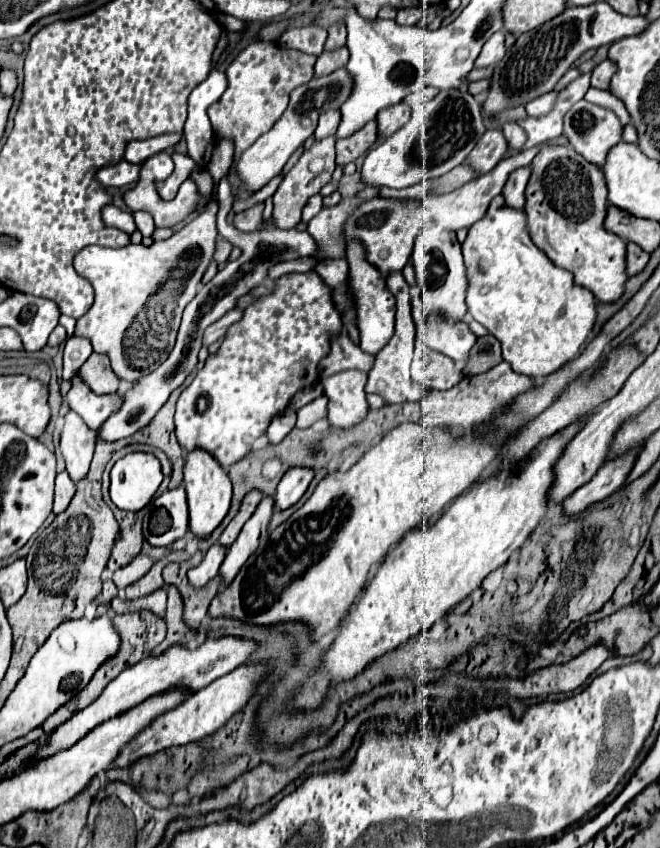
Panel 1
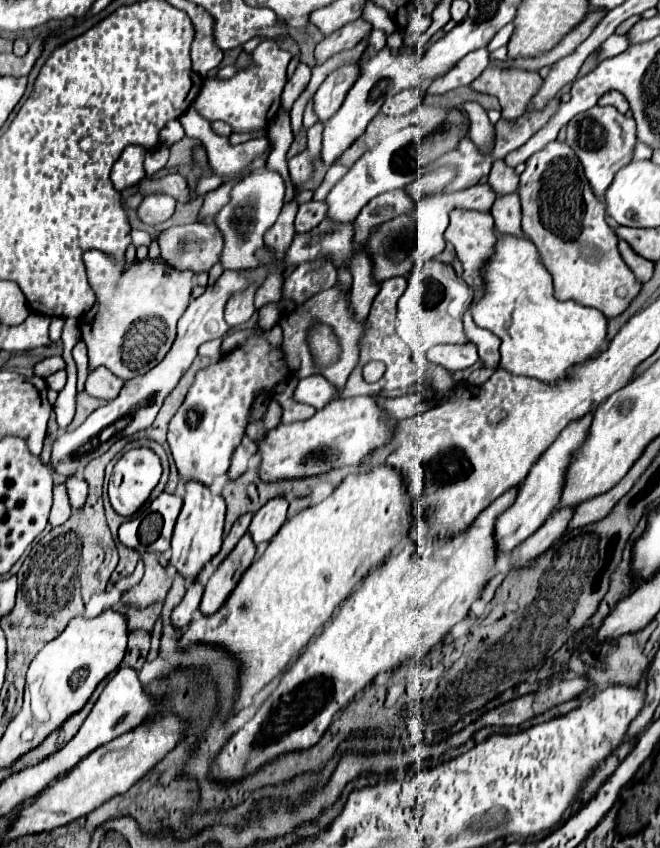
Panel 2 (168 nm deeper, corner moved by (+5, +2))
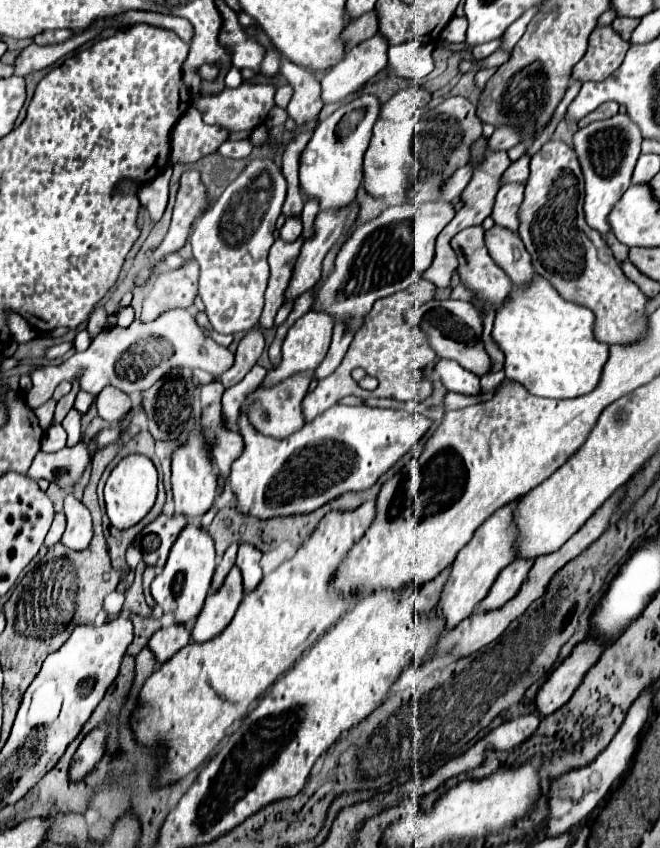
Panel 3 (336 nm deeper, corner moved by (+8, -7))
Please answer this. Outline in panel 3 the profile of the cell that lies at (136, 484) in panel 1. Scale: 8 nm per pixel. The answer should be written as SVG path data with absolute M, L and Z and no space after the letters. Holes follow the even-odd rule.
M127 455L123 457L117 467L111 471L107 483L105 483L105 505L107 515L113 527L117 529L129 529L135 523L139 523L149 509L153 507L157 497L157 469L153 461L145 455Z

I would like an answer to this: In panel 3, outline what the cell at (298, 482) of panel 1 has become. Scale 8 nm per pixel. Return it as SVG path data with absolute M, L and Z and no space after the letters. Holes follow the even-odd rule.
M241 543L239 553L237 553L237 567L243 573L243 587L245 591L251 591L253 587L257 587L257 583L261 581L261 551L257 547L253 547L251 543Z

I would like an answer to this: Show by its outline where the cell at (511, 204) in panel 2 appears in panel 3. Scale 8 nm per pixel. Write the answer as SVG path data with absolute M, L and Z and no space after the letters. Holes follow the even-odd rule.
M493 225L489 231L485 231L485 245L493 261L499 263L499 267L505 269L505 273L511 277L513 285L529 283L533 277L531 257L517 233L501 225Z

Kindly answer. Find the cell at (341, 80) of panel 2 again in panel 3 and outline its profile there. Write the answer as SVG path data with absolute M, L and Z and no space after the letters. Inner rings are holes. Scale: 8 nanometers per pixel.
M379 35L349 49L345 57L321 79L321 99L325 105L345 101L361 89L373 75L387 67L387 41Z

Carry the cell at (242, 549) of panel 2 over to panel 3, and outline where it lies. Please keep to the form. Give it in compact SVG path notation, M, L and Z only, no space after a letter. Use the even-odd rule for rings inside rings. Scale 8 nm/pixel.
M233 567L225 577L225 583L213 595L207 595L205 605L193 625L191 639L193 641L209 641L219 635L229 621L233 619L239 603L243 599L243 579L241 571Z

